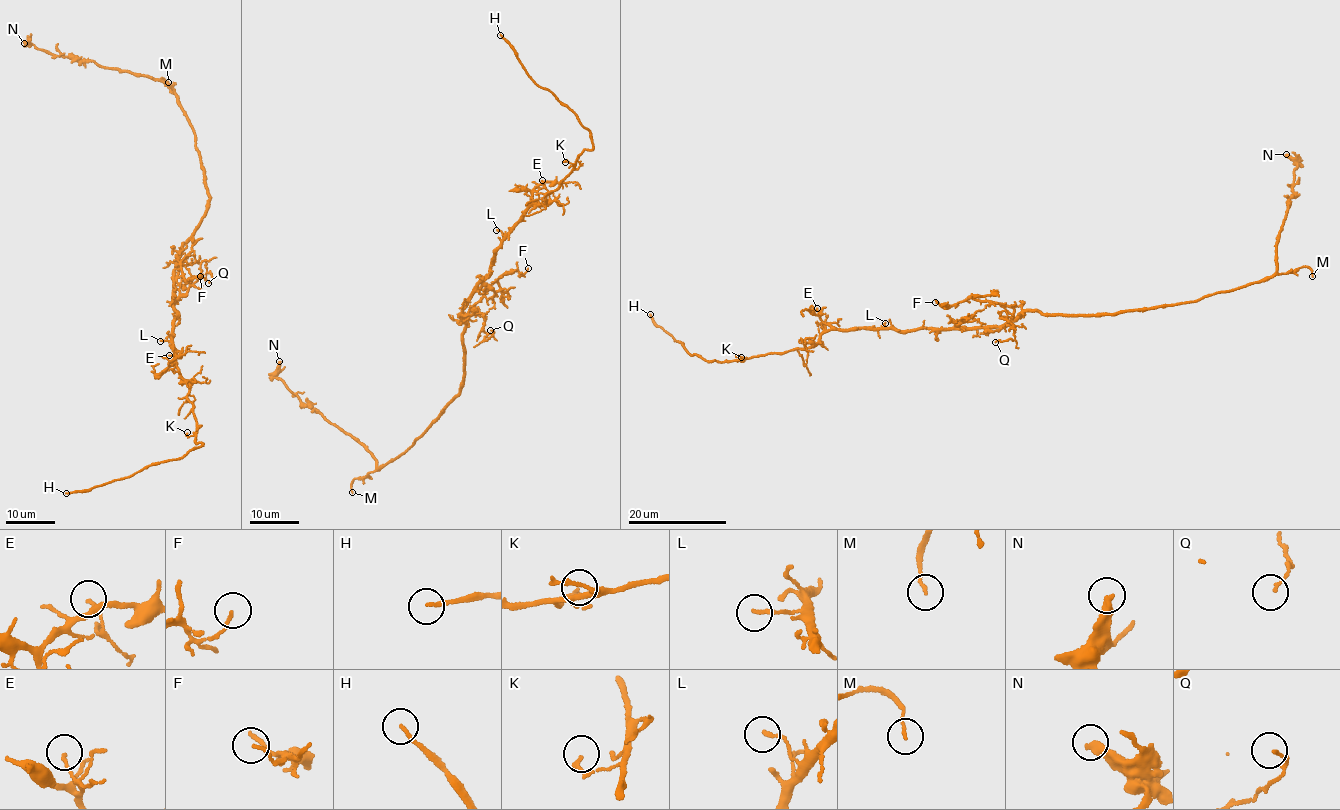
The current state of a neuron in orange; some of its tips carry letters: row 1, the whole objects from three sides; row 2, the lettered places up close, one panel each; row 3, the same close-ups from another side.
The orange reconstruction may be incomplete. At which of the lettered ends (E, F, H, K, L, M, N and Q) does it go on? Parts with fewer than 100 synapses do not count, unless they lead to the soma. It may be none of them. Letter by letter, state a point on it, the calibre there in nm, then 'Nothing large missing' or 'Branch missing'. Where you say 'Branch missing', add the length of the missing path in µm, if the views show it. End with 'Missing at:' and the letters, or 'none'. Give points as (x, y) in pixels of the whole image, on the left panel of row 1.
E: Place: (169, 355). Thickness 100 nm. Nothing large missing
F: Place: (200, 276). Thickness 120 nm. Nothing large missing
H: Place: (66, 493). Thickness 140 nm. Branch missing. Missing length about 5 µm
K: Place: (187, 432). Thickness 140 nm. Nothing large missing
L: Place: (160, 341). Thickness 130 nm. Nothing large missing
M: Place: (168, 82). Thickness 120 nm. Nothing large missing
N: Place: (24, 43). Thickness 360 nm. Nothing large missing
Q: Place: (208, 283). Thickness 110 nm. Nothing large missing
Missing at: H

